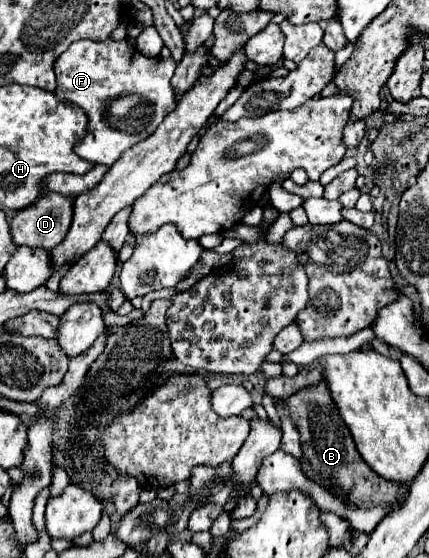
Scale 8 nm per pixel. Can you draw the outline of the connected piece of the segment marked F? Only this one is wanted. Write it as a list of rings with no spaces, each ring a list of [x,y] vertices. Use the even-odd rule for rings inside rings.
[[[78,40],[72,42],[66,52],[58,56],[54,62],[56,70],[56,96],[66,102],[74,102],[80,106],[88,116],[88,132],[84,140],[74,146],[74,152],[92,162],[112,166],[124,150],[136,146],[138,142],[146,140],[158,124],[176,108],[176,98],[170,86],[170,78],[176,70],[176,62],[172,58],[148,58],[134,50],[126,40],[122,42],[92,42],[92,40]],[[122,96],[140,96],[142,110],[106,110],[112,100]]]

